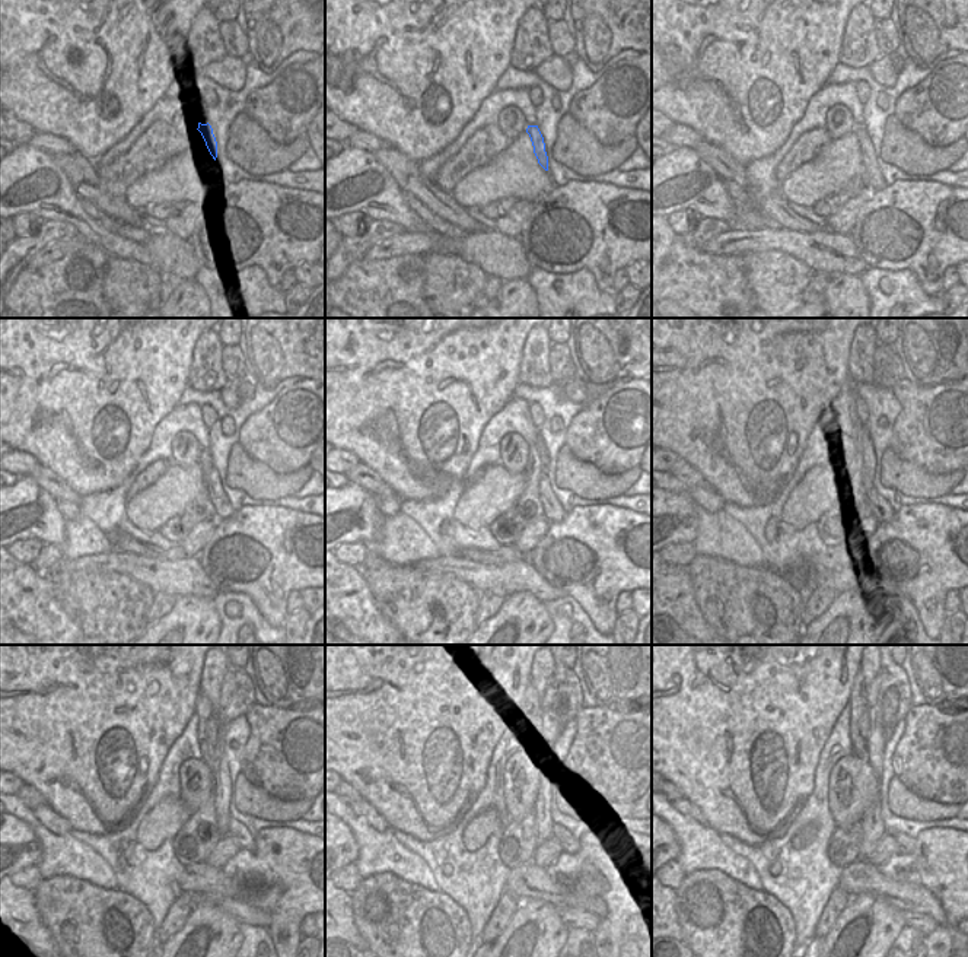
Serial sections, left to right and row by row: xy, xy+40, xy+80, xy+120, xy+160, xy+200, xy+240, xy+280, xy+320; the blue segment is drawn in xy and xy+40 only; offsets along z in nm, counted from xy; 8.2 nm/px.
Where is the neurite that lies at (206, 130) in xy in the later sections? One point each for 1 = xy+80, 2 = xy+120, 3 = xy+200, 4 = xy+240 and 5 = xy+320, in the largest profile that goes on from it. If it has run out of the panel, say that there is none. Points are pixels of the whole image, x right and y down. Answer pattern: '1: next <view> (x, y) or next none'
1: next xy+80 (873, 175)
2: next xy+120 (223, 509)
3: next xy+200 (881, 509)
4: next xy+240 (244, 839)
5: next xy+320 (906, 845)

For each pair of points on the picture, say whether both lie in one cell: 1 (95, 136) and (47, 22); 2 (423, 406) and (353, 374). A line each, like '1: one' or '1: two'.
1: one
2: one

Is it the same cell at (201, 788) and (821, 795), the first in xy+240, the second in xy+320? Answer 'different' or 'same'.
different

